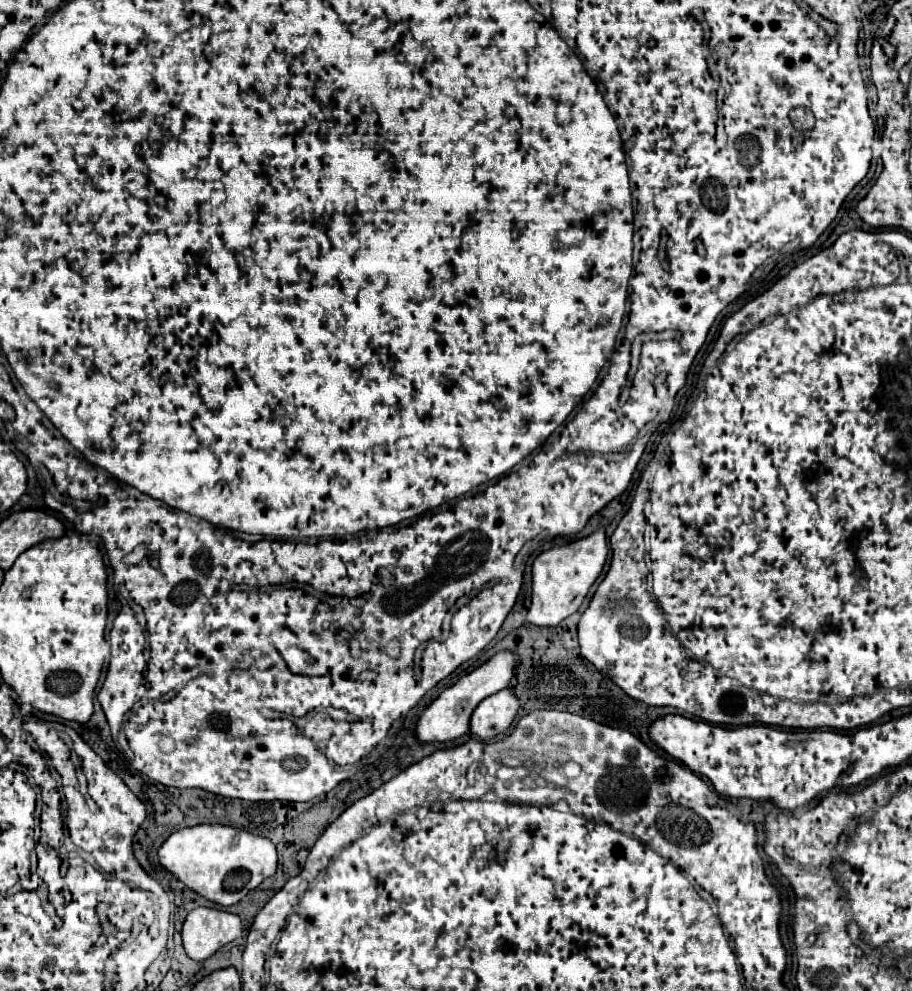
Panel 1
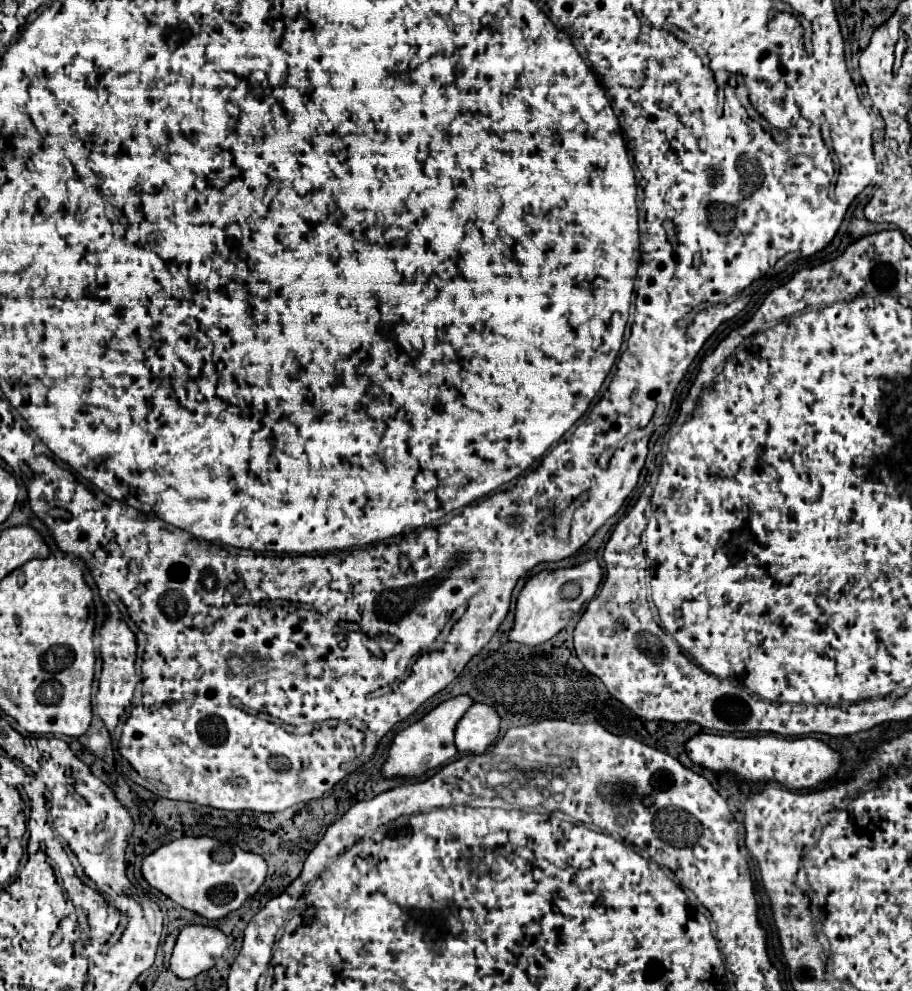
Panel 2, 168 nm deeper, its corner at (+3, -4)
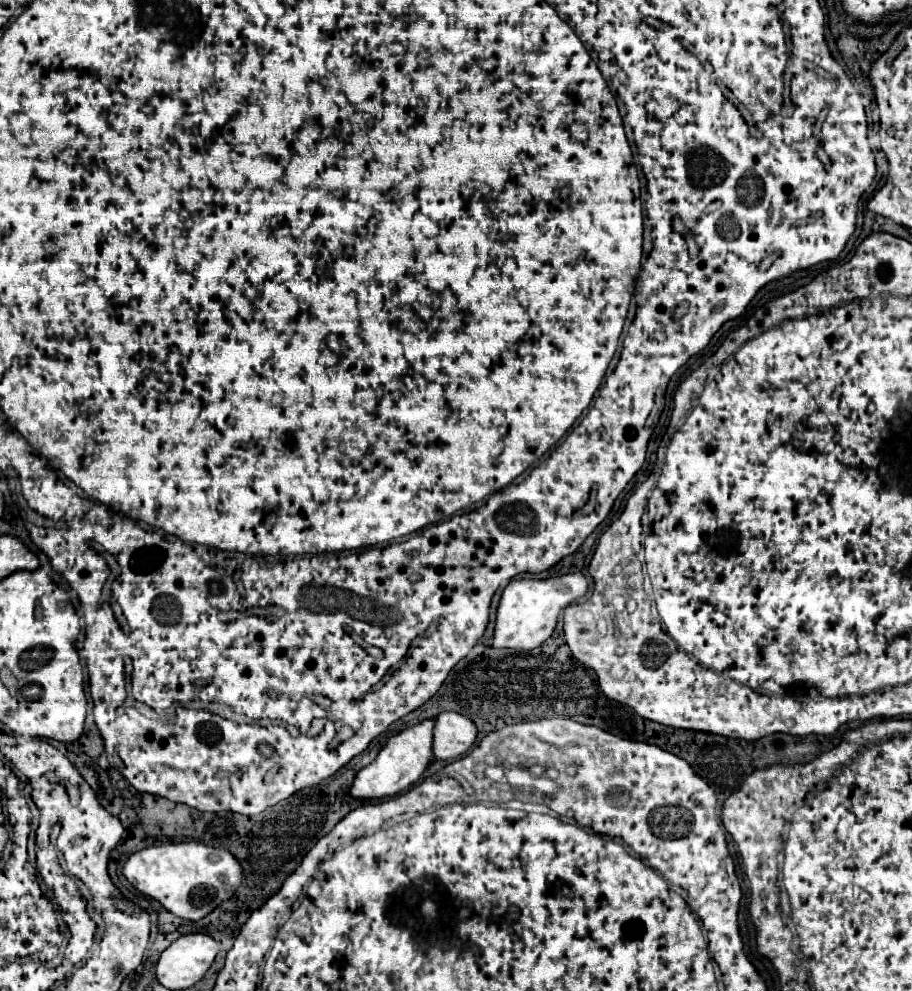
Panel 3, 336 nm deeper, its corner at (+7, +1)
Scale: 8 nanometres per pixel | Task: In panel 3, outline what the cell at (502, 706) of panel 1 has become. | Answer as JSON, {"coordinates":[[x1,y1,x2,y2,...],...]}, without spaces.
{"coordinates":[[442,712,434,728,434,758,454,760,466,754,478,740,476,724,456,712]]}

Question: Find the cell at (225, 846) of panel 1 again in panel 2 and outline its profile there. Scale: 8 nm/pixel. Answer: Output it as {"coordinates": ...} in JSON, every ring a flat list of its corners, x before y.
{"coordinates":[[180,837,144,857,140,873,150,887,172,899,178,907,216,921,236,911,260,889,266,869,260,855,242,851,238,845,226,845,210,837]]}

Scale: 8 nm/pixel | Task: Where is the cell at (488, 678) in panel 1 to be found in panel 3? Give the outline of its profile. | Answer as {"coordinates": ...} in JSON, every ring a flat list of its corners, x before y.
{"coordinates":[[428,718,418,722,412,728,406,728,404,732,394,734,384,748,378,752,372,764,362,768,356,774,356,780,350,788,350,794,354,798,382,798,382,796,394,796,408,786,416,784,418,778,424,774,428,764,432,762,432,730,436,726,436,718]]}

